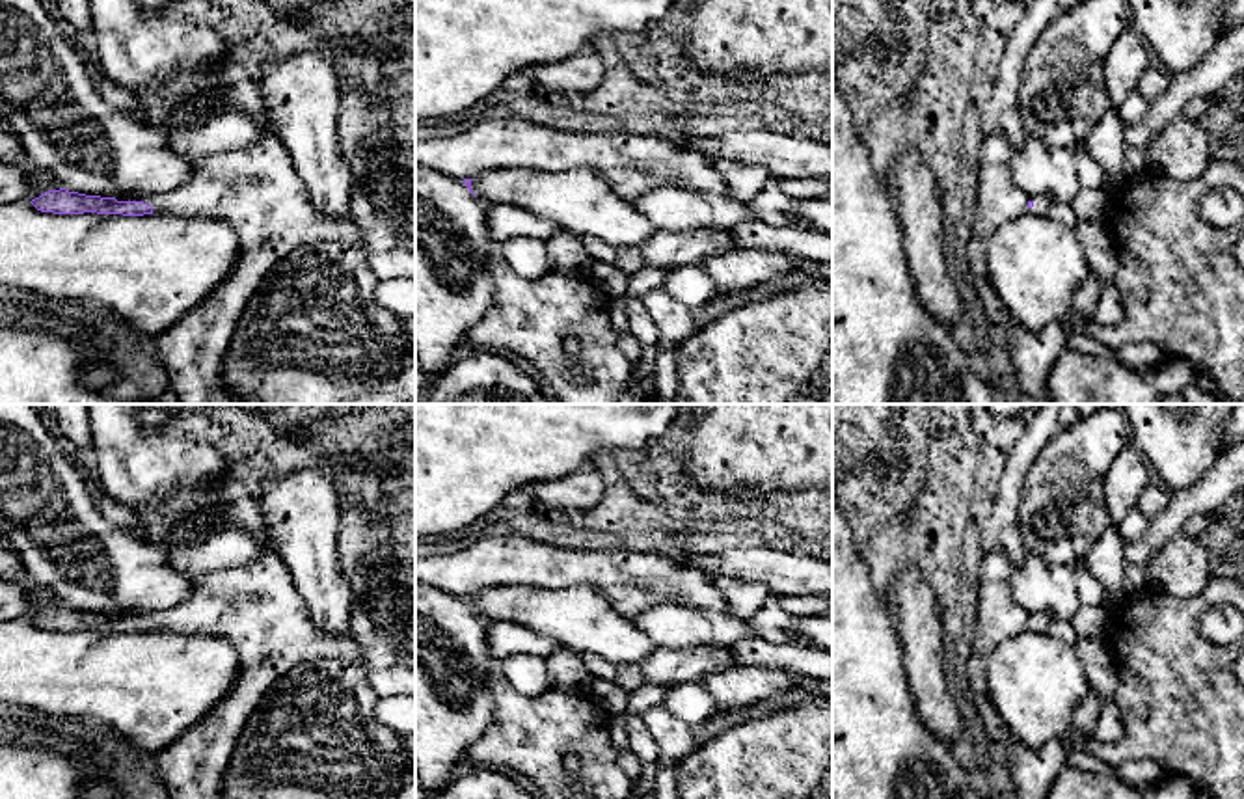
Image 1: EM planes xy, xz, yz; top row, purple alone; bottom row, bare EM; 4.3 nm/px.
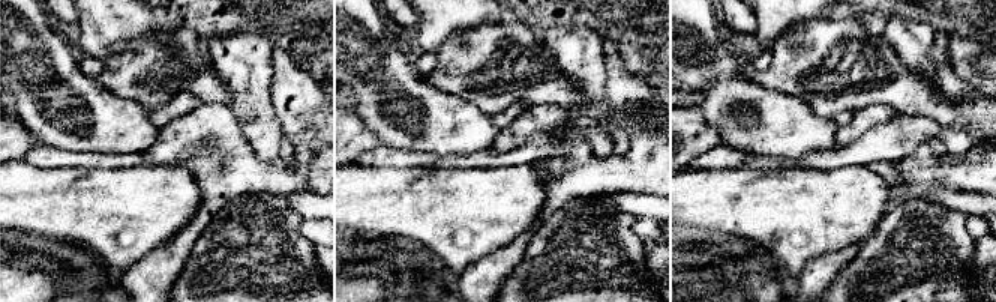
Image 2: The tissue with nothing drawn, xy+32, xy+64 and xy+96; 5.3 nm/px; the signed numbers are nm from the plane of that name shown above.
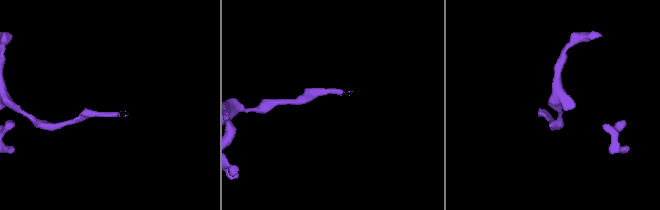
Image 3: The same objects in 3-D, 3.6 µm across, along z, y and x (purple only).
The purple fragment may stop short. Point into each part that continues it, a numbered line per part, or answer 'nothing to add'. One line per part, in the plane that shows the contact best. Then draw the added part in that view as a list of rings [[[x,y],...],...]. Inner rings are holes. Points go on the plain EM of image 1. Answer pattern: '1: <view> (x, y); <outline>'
1: yz (1041, 622); [[[1030,615],[1028,618],[1034,620],[1034,624],[1028,626],[1028,631],[1037,631],[1037,633],[1047,633],[1052,622],[1052,618],[1047,615]]]

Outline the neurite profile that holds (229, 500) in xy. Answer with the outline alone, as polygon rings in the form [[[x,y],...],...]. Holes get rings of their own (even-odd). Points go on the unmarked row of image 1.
[[[235,464],[210,482],[184,484],[134,514],[136,527],[130,533],[151,544],[184,542],[207,533],[212,525],[237,525],[266,551],[276,548],[261,510],[259,492]]]

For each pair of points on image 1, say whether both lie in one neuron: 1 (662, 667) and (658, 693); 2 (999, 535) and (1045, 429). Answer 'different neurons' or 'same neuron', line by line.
1: different neurons
2: same neuron

